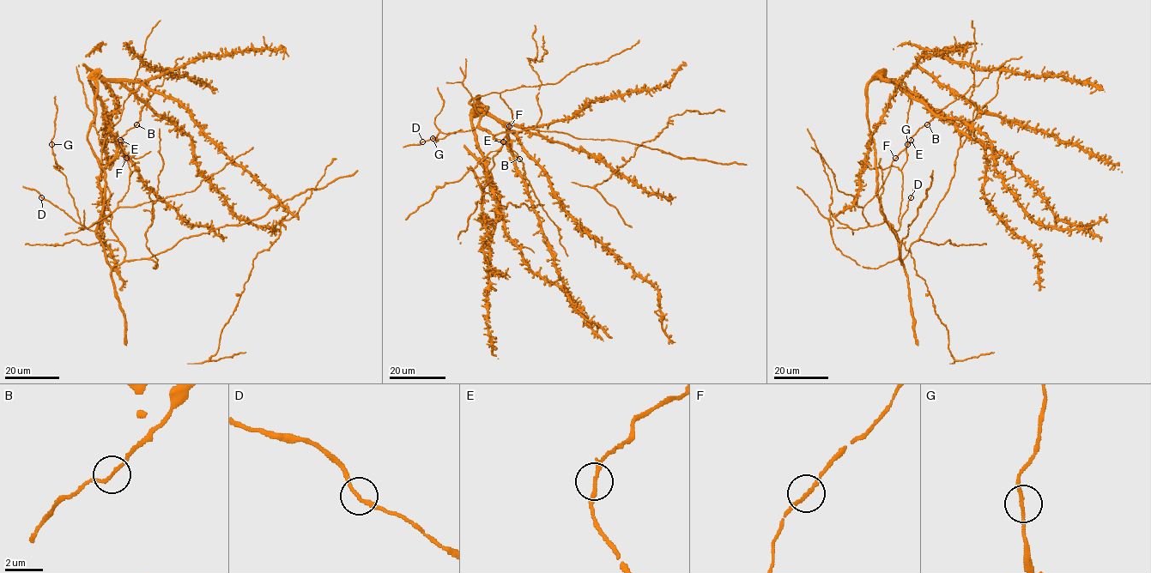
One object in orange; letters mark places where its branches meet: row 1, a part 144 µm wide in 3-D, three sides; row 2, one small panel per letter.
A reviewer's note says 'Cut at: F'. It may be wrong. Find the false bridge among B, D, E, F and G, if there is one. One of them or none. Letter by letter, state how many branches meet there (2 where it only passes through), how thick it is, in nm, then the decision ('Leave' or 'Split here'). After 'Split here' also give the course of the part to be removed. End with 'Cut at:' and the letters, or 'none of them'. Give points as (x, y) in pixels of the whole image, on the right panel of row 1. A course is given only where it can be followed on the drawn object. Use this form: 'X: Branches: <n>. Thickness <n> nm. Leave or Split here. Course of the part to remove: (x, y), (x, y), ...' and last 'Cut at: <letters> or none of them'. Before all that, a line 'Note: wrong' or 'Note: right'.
Note: wrong
B: Branches: 2. Thickness 150 nm. Leave
D: Branches: 2. Thickness 160 nm. Leave
E: Branches: 2. Thickness 160 nm. Leave
F: Branches: 2. Thickness 200 nm. Leave
G: Branches: 2. Thickness 160 nm. Leave
Cut at: none of them

